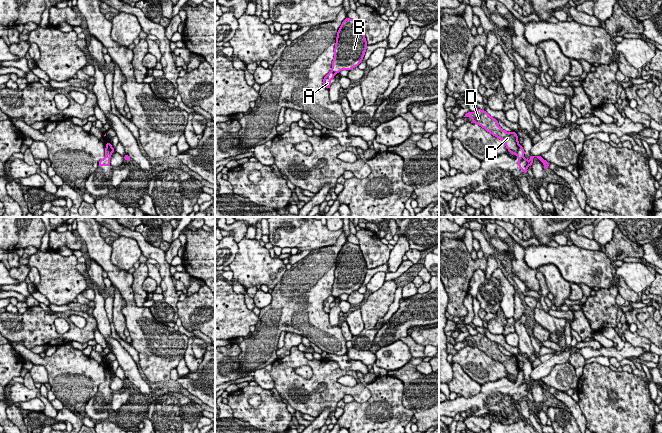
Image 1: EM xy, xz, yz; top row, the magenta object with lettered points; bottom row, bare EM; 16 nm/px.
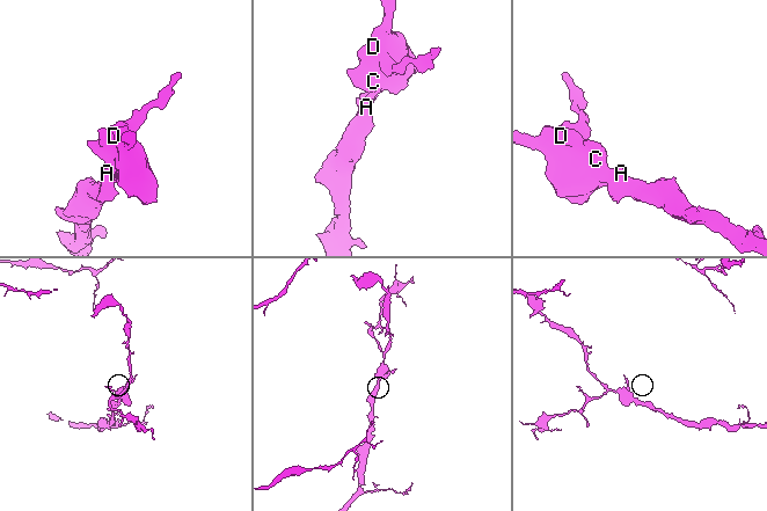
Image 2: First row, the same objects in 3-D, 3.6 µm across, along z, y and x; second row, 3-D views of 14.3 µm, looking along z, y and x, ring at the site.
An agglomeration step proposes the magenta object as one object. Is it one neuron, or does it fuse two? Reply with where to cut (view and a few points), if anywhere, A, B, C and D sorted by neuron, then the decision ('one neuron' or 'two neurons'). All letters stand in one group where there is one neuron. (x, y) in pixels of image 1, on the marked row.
cut yz (519, 145), (516, 155); groups A / B C D; two neurons

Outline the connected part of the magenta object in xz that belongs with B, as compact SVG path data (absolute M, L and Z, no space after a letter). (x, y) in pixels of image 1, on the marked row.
M346 18L338 32L331 71L351 70L362 62L367 48L366 38L359 21Z

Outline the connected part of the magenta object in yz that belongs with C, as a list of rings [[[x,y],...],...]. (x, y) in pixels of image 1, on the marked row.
[[[478,109],[475,112],[468,112],[464,117],[471,117],[473,121],[471,123],[478,124],[483,127],[487,132],[493,136],[501,139],[507,147],[509,153],[517,156],[519,142],[516,132],[506,132],[499,125],[498,121],[491,117],[486,111]]]

